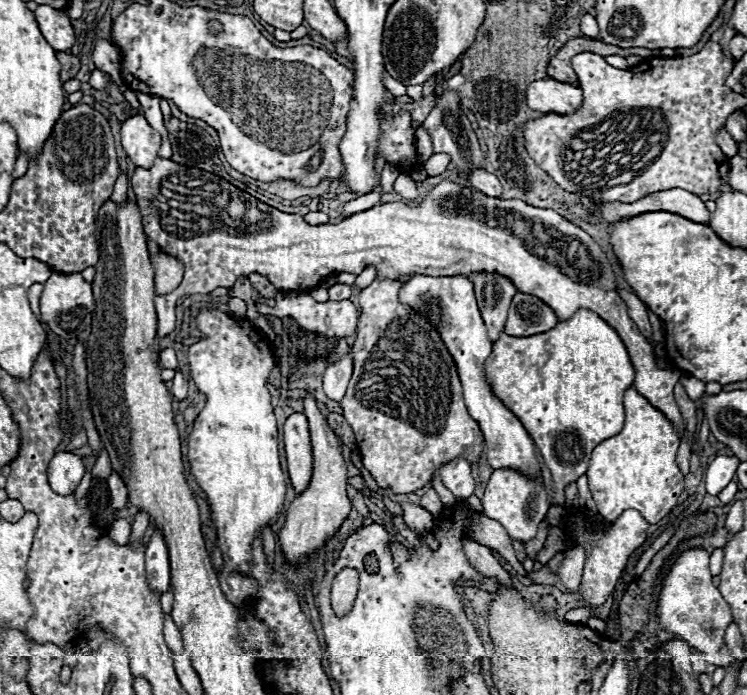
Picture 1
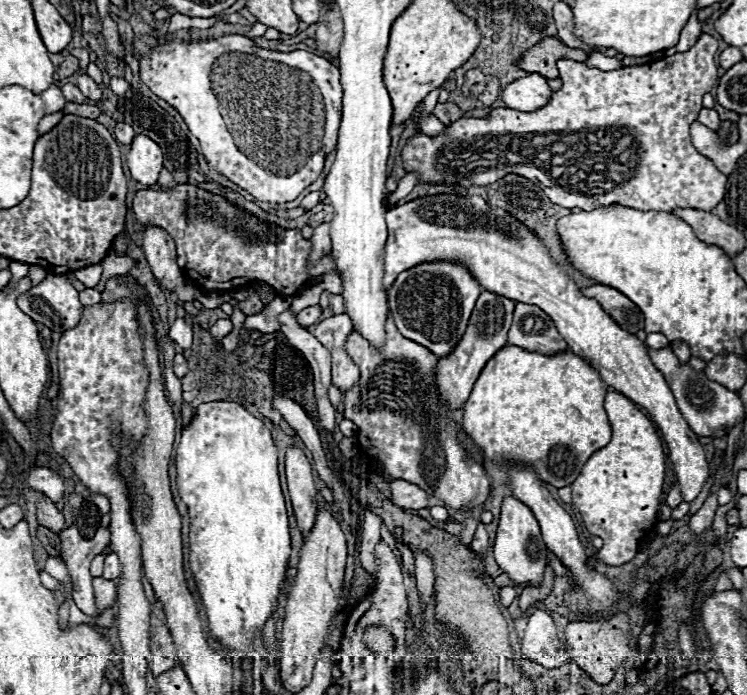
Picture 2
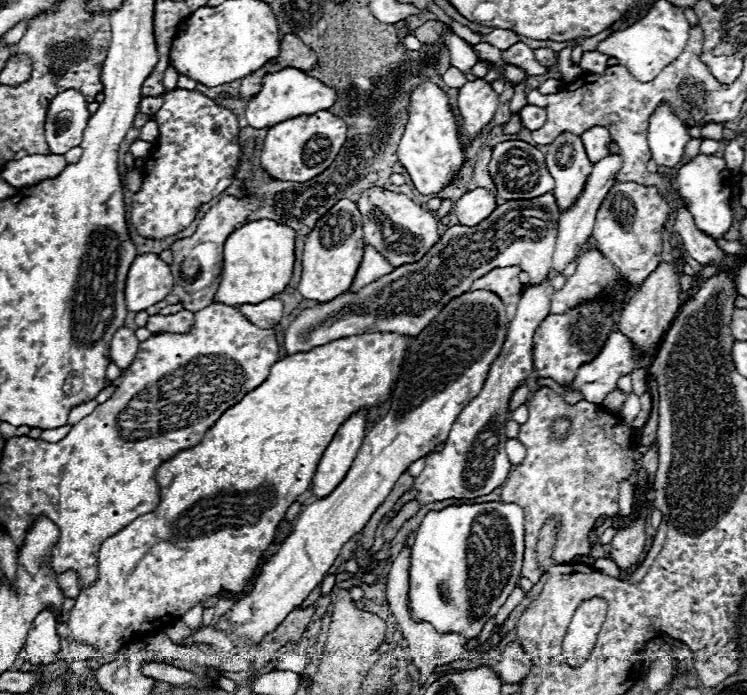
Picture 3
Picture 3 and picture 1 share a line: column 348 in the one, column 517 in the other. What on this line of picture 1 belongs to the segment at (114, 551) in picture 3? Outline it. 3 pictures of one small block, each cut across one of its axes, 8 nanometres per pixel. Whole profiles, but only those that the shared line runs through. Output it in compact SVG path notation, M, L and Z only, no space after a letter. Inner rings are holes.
M580 308L576 310L568 320L560 320L552 330L548 332L542 332L542 334L534 334L534 336L508 336L508 334L500 334L500 338L494 342L494 348L492 348L492 356L486 360L486 378L492 386L492 390L496 392L496 396L520 418L520 422L524 424L524 428L528 430L528 434L532 436L532 440L536 442L536 446L540 448L542 456L544 456L544 462L546 466L550 468L552 472L552 480L554 480L554 490L552 490L552 504L564 504L564 486L570 484L570 482L576 482L580 476L586 474L588 470L588 462L590 462L590 456L592 456L592 450L596 448L596 444L604 442L608 436L616 436L616 432L622 430L624 426L624 406L622 406L622 396L624 392L634 384L634 366L632 366L632 360L628 356L628 350L622 342L622 338L618 336L618 332L606 322L602 320L596 312L592 310L586 310L586 308Z

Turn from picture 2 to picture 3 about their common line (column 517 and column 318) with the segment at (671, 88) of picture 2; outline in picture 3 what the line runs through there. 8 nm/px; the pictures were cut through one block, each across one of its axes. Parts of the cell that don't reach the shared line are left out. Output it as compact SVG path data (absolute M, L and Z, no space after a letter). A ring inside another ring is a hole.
M328 110L284 120L268 128L268 134L264 138L262 152L260 152L260 164L270 178L280 182L312 180L332 164L332 160L336 158L336 154L346 142L346 130L348 130L346 122Z

